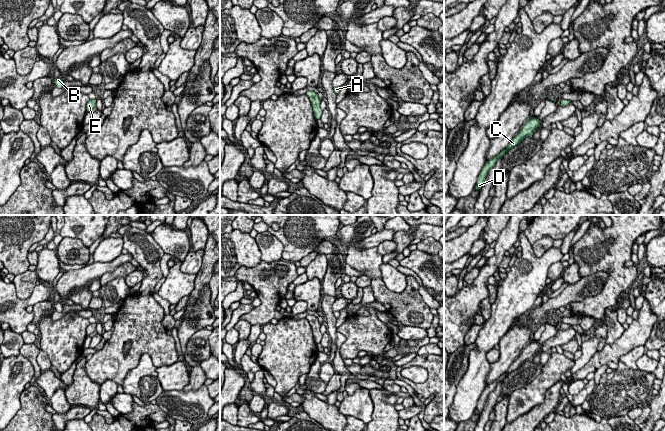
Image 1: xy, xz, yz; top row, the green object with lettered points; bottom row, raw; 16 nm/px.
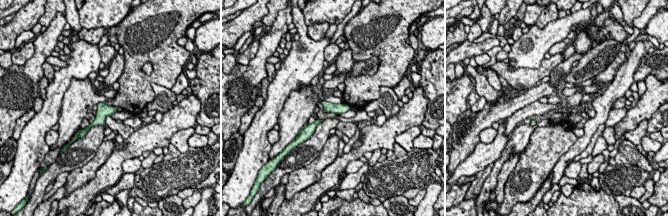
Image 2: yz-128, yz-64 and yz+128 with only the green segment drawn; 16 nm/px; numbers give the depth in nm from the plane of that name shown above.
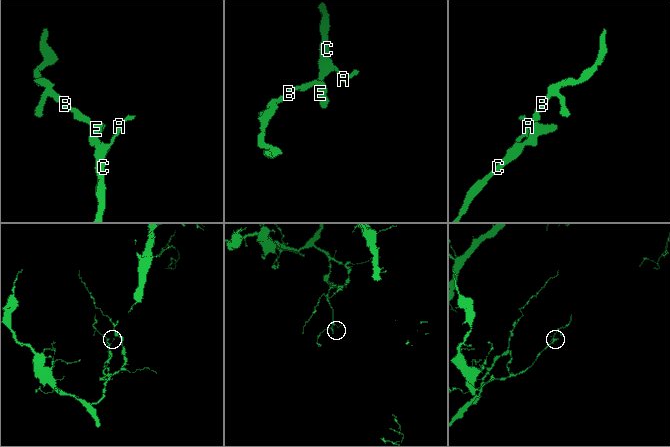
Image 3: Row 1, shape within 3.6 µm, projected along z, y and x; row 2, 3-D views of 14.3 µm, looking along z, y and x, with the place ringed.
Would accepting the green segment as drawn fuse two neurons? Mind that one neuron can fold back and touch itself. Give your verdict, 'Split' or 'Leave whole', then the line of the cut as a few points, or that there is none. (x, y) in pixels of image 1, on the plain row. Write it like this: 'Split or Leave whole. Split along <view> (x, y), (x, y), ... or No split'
Leave whole. No split

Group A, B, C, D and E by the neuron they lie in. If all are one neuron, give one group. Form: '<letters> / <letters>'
A B C D E

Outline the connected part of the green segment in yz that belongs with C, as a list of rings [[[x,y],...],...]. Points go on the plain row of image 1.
[[[529,342],[529,344],[522,349],[520,356],[511,364],[508,370],[504,374],[502,374],[499,379],[485,387],[484,391],[480,396],[480,399],[478,400],[476,414],[481,413],[489,394],[495,389],[497,384],[499,382],[502,382],[510,373],[518,369],[524,362],[532,359],[534,354],[539,350],[539,345],[540,344],[537,342]]]

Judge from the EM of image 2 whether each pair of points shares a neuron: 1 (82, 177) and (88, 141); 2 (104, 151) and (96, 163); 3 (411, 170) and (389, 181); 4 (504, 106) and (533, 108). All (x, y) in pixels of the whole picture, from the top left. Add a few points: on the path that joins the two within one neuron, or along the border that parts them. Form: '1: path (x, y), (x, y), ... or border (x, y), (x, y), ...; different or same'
1: border (99, 147), (91, 159), (69, 172); different
2: path (102, 154), (98, 160); same
3: path (406, 172), (394, 177); same
4: border (538, 100), (516, 110), (503, 120); different

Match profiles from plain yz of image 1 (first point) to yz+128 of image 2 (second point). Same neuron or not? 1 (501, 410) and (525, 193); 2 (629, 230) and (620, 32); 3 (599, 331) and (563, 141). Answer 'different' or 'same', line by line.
1: different
2: same
3: different

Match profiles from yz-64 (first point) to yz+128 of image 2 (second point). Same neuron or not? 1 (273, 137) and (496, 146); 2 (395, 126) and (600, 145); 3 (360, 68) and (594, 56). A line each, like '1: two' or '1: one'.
1: two
2: two
3: one

